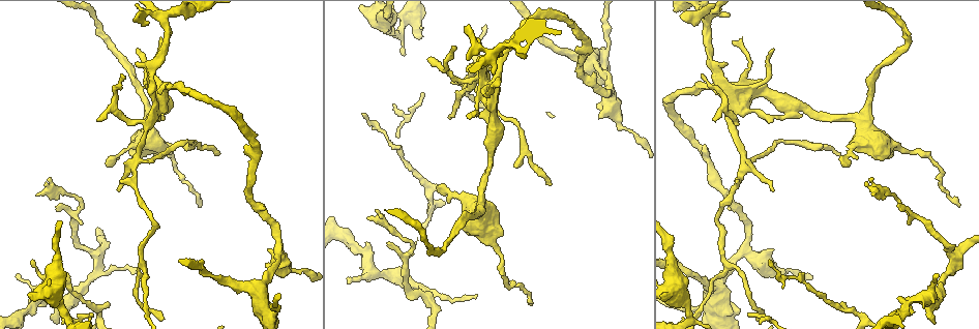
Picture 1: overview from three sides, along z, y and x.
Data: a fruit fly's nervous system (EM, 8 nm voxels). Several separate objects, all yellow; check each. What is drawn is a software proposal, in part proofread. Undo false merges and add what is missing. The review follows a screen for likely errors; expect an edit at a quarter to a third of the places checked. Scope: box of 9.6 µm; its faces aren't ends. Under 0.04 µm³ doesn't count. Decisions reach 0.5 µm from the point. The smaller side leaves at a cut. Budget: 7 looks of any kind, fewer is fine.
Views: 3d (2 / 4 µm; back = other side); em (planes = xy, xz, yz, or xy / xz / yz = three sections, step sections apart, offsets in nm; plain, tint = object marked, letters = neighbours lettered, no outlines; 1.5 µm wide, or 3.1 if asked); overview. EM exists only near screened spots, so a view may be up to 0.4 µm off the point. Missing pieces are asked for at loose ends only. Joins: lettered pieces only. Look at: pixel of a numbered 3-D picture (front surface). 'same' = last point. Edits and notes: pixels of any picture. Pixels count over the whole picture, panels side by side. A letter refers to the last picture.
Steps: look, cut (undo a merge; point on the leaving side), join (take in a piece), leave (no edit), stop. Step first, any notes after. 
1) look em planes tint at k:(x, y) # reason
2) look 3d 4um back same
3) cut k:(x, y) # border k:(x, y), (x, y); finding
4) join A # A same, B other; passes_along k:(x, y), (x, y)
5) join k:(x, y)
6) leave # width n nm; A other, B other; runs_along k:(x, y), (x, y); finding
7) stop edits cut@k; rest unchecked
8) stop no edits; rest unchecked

look em planes tint at 1:(154, 222)

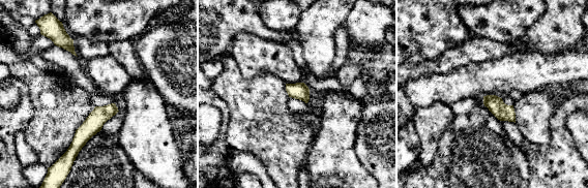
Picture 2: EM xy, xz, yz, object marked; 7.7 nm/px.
look em planes letters same

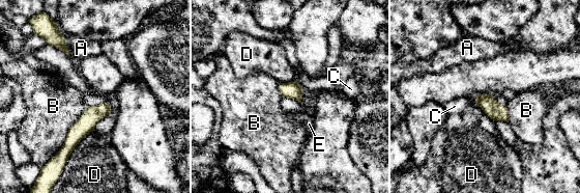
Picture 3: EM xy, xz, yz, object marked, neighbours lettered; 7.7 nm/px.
leave # width 30 nm; A other, B other, C other, D other, E other; one neuron here

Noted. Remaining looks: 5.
look 3d 4um at 1:(730, 109)

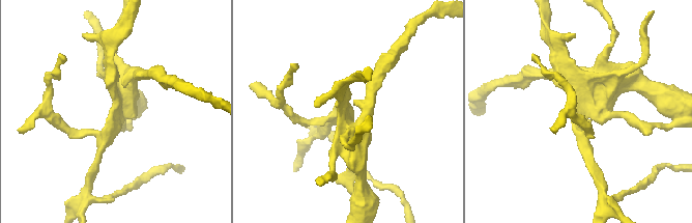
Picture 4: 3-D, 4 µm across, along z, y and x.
look em xz step 4 letters at 4:(578, 110) # now the EM

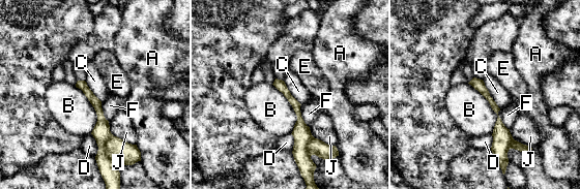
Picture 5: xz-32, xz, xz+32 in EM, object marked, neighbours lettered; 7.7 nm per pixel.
leave # A other, B other, C other, D other, E other, F other, J other; runs_along 5:(474, 81), (496, 109), (498, 150); no lettered piece goes on from it

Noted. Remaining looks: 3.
look em planes letters at 1:(198, 205) # free end

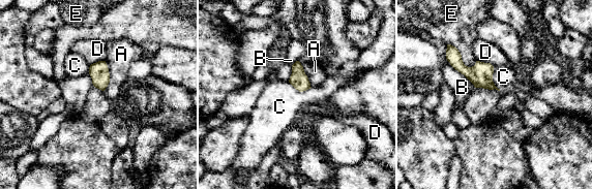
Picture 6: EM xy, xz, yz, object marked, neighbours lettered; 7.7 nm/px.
leave # A other, B other, C other, D other, E other; border 6:(493, 66), (493, 83), (500, 89); none of them fits

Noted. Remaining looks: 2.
stop no edits; rest unchecked

